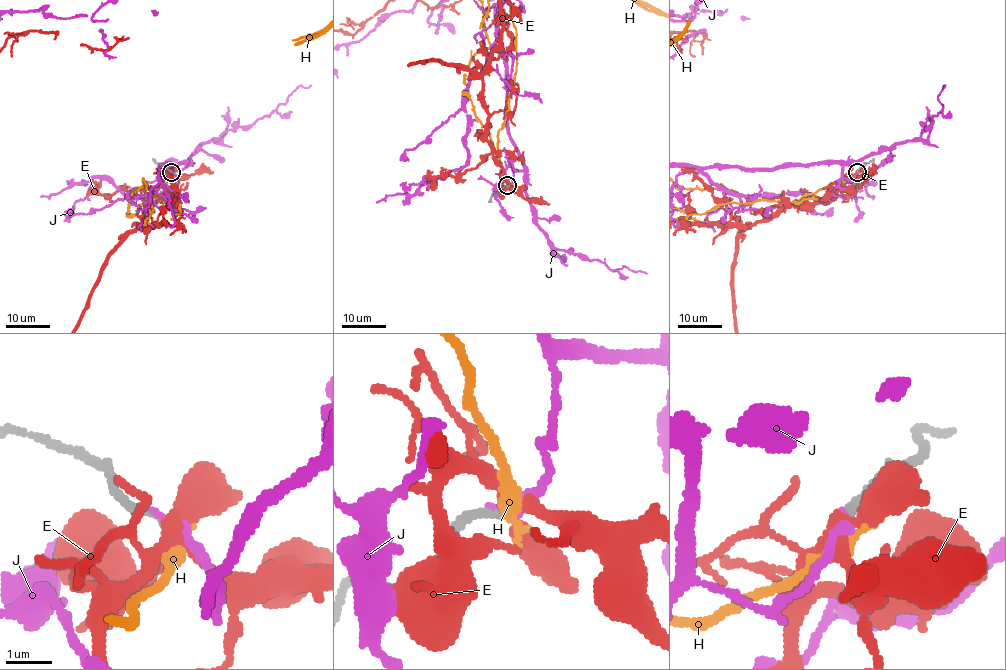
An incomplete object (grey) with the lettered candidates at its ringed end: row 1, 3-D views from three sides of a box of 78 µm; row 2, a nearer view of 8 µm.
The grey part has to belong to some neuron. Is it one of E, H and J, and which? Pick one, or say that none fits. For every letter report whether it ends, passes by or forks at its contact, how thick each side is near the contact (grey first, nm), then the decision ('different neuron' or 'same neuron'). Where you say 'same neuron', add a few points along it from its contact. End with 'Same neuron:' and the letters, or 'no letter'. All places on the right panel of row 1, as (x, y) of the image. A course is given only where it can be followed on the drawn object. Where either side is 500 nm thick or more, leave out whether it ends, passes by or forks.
E: it forks there; 180 nm thick on the grey side, 320 nm on the other; different neuron
H: it ends there; 180 nm thick on the grey side, 360 nm on the other; same neuron
J: it ends there; 190 nm thick on the grey side, 170 nm on the other; different neuron
Same neuron: H

